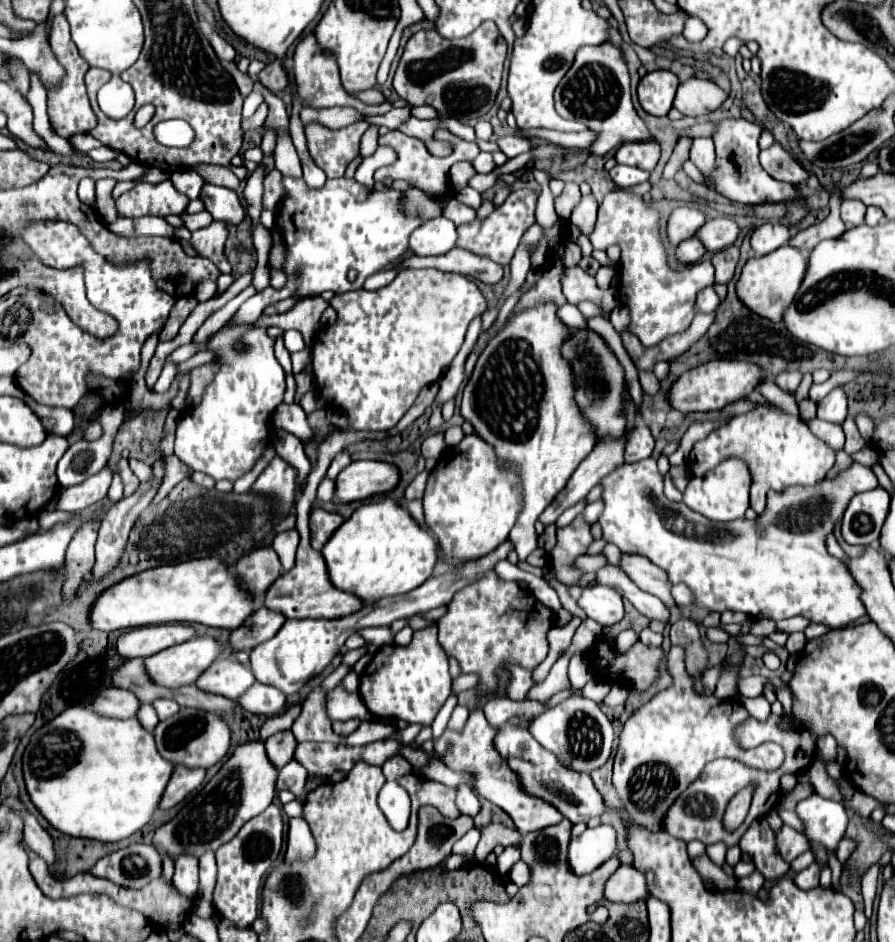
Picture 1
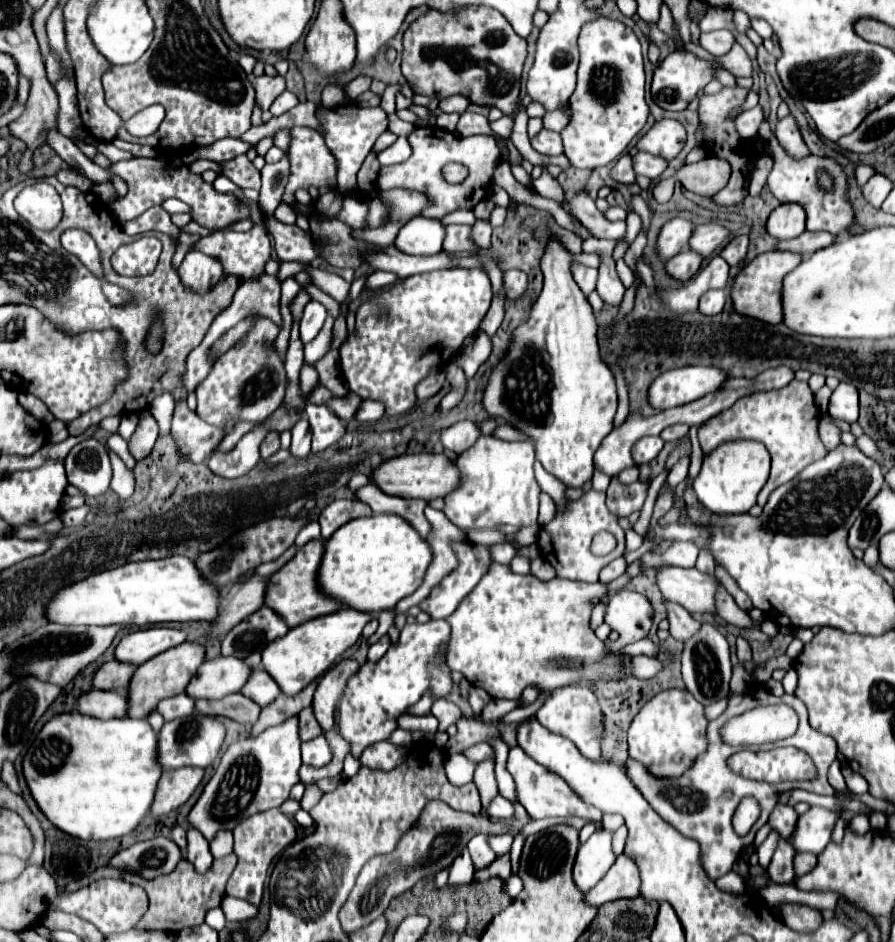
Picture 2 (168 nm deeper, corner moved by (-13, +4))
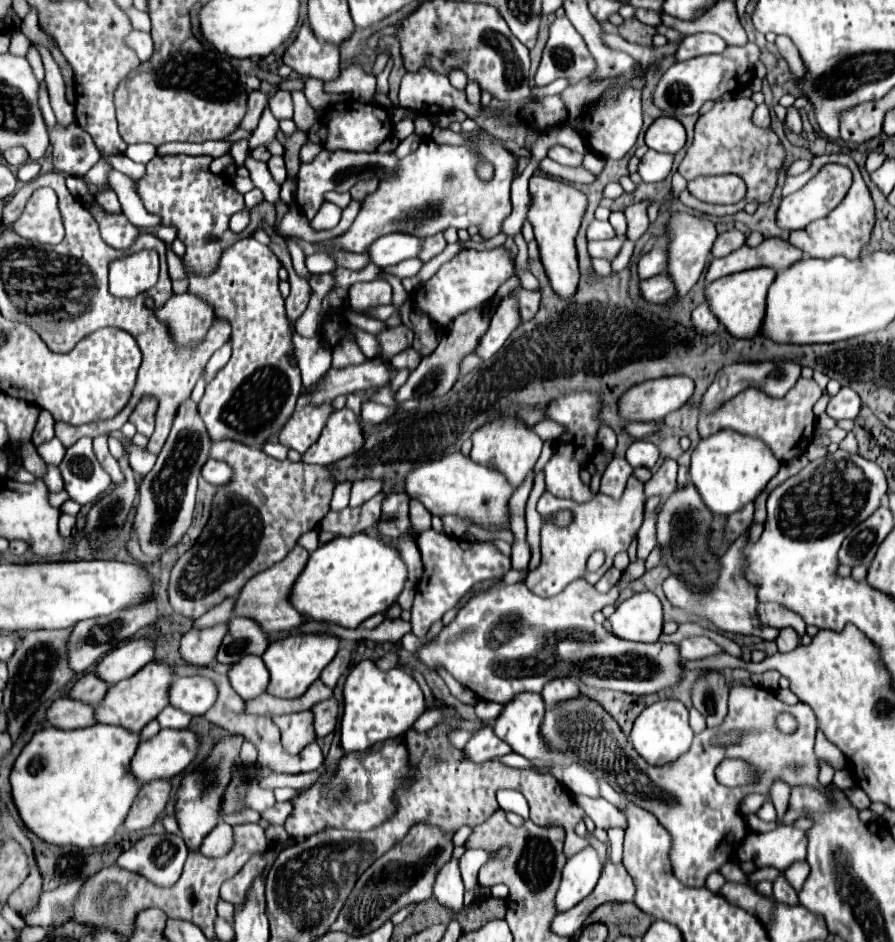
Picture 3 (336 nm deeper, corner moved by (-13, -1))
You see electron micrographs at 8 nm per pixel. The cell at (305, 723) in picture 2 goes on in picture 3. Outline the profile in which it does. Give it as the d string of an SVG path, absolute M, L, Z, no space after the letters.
M328 698L324 702L318 702L314 708L314 728L316 728L316 736L326 736L336 728L336 720L338 720L338 700L336 698Z

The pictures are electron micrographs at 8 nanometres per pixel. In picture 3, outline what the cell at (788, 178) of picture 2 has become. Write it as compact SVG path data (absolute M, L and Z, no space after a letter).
M848 154L816 156L812 160L812 168L808 172L804 172L800 176L788 176L788 182L786 182L784 190L782 190L782 194L788 196L790 192L800 190L826 164L840 164L840 166L848 166L852 170L854 180L852 180L852 186L850 186L850 194L826 218L813 221L802 230L790 232L788 242L792 246L800 248L806 256L812 256L812 258L824 258L824 260L828 260L828 258L840 254L840 256L846 256L848 260L856 260L856 258L860 258L864 246L870 242L870 234L872 234L872 228L874 228L874 202L872 202L872 196L870 196L870 190L868 190L866 182L862 180L862 174L860 174L856 162Z

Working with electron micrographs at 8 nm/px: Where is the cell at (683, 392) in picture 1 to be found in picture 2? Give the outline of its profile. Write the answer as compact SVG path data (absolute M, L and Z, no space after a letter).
M682 367L660 375L648 391L648 401L656 409L670 409L710 395L728 381L728 373L718 367Z

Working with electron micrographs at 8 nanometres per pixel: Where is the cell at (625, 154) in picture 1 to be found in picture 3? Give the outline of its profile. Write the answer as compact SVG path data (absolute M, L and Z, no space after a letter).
M660 116L646 130L646 144L652 150L676 154L686 144L686 130L676 118Z

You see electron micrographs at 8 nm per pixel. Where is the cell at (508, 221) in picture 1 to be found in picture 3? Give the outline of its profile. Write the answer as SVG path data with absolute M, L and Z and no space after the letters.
M442 232L424 238L422 244L424 244L424 248L420 250L420 256L418 256L418 260L422 260L422 264L426 264L430 258L434 258L436 254L440 254L446 248L446 240L444 240Z

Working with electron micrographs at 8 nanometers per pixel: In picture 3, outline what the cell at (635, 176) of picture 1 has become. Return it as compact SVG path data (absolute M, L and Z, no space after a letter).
M648 150L644 154L644 158L640 160L638 174L642 176L644 182L660 182L670 174L672 160L674 160L672 154L662 154L662 152L656 152L656 150Z

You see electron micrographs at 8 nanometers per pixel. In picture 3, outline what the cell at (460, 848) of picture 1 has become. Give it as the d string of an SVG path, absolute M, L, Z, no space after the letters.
M466 850L458 864L460 864L460 872L462 872L462 880L464 880L464 886L466 890L470 890L474 884L476 884L476 876L478 876L478 870L480 866L488 860L488 854L484 850Z

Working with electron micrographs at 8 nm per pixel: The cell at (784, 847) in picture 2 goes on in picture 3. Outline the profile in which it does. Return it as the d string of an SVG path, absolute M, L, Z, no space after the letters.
M778 876L778 880L774 882L774 900L788 904L788 906L796 906L798 904L798 894L796 890L784 880L784 876Z

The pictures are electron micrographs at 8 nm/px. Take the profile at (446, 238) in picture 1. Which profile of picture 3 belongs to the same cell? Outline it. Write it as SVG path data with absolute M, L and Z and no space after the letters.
M396 232L376 240L376 244L372 244L372 248L368 248L366 254L372 264L376 264L378 268L386 268L406 258L416 258L416 254L420 252L420 242L422 240L416 236Z

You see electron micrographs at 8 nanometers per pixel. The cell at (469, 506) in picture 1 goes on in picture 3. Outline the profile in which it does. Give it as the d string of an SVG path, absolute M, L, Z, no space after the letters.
M498 416L498 420L494 420L492 424L478 428L472 434L472 444L474 446L472 446L470 458L476 464L500 470L514 488L518 488L526 478L526 474L534 468L542 450L542 438L532 430L532 426L524 424L516 416Z

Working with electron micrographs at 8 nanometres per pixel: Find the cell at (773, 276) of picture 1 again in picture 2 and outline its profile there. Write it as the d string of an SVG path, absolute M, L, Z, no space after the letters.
M766 251L760 253L752 263L748 263L736 277L732 283L732 301L734 301L734 309L742 315L748 317L756 317L760 321L766 323L780 323L784 317L784 309L782 309L782 281L784 277L794 271L802 261L800 253L792 253L792 251Z

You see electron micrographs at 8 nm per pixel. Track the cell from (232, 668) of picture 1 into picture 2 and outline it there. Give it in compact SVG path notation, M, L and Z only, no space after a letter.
M216 657L204 661L200 671L190 681L186 693L194 699L222 699L230 693L242 691L252 675L252 667L236 657Z

